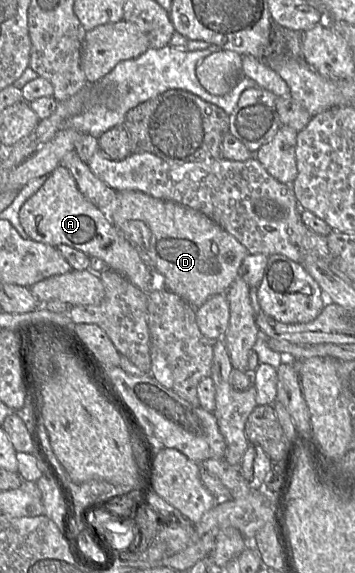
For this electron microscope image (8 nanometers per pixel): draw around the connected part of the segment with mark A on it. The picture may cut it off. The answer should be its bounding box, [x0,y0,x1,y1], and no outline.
[19,165,164,292]

